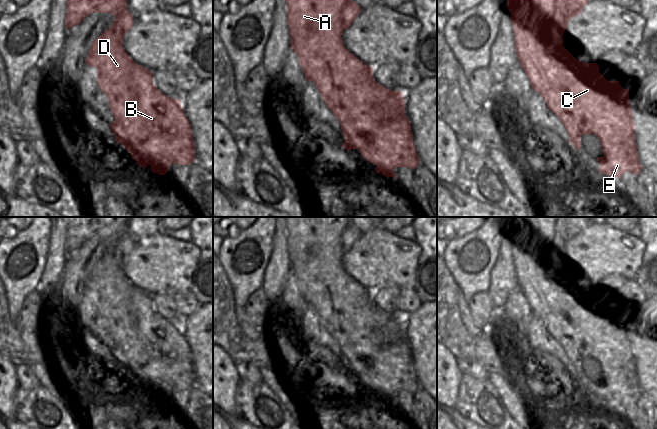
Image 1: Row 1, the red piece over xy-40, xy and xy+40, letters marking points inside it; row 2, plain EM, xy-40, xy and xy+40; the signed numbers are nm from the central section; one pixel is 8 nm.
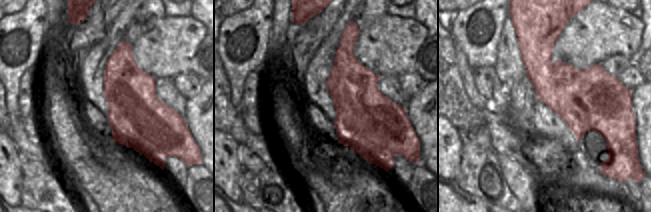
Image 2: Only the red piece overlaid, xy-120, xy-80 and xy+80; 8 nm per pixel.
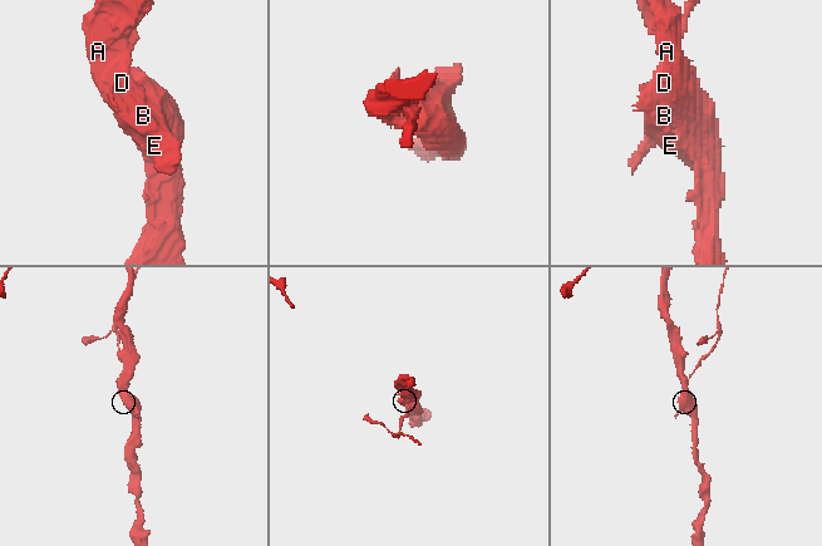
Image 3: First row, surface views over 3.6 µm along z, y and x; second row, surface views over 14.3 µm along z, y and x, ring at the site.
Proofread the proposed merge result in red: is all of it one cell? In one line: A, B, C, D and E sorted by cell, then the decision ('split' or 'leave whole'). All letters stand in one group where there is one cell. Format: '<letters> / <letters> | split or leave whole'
A C D E / B | split

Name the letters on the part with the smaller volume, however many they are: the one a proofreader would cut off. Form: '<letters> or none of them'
B

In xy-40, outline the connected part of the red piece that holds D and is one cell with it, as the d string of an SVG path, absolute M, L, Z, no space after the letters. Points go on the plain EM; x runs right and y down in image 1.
M112 251L103 255L93 266L85 287L97 292L97 308L109 324L109 332L118 345L127 342L127 322L135 286L125 276Z

